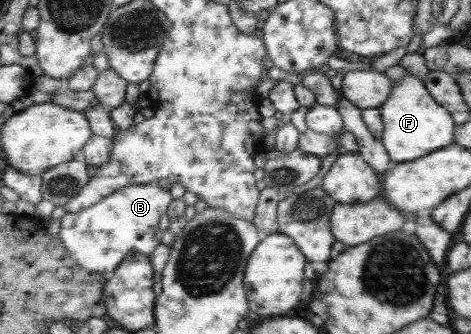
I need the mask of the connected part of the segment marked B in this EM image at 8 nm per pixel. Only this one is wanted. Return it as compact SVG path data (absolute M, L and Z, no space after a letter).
M156 182L124 186L83 212L67 212L61 219L59 237L82 267L110 276L131 250L149 257L160 246L157 230L171 202L169 189L161 188Z

